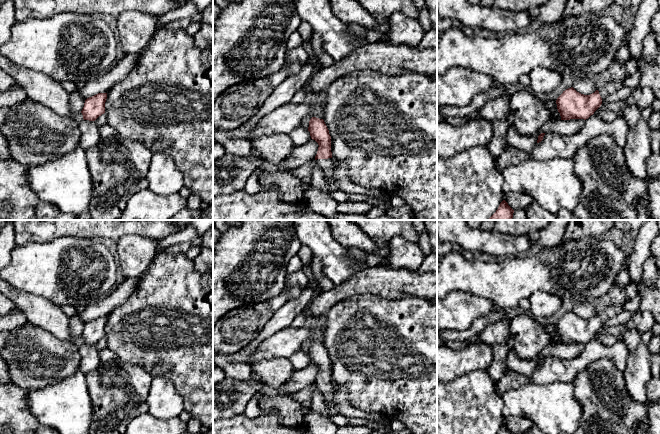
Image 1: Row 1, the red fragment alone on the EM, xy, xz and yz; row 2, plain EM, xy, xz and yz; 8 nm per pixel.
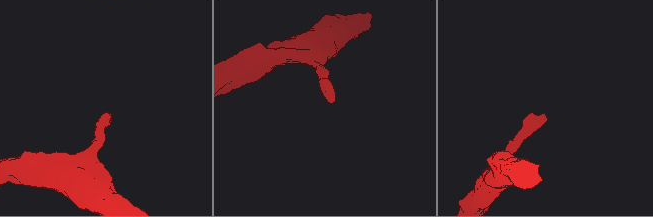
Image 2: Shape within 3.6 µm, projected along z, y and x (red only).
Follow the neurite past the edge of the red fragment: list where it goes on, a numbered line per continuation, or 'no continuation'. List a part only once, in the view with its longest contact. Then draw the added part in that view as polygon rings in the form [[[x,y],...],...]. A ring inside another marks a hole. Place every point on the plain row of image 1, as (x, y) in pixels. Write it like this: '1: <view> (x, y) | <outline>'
1: xz (327, 389) | [[[333,382],[315,384],[321,392],[324,400],[329,404],[334,394]]]

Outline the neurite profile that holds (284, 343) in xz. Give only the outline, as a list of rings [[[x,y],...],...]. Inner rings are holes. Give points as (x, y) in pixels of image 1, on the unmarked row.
[[[304,326],[301,328],[286,327],[269,336],[253,351],[248,365],[273,358],[289,359],[306,343],[313,341],[312,335],[318,326]]]

